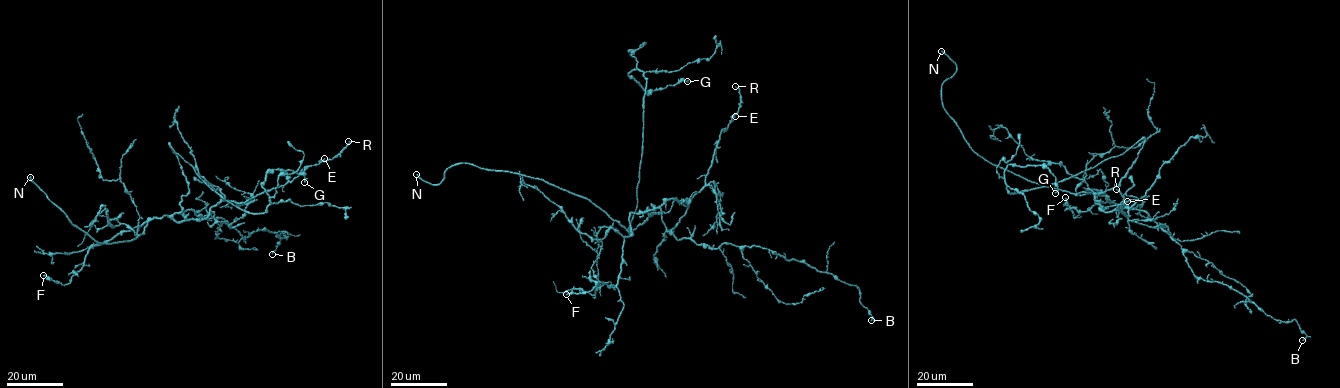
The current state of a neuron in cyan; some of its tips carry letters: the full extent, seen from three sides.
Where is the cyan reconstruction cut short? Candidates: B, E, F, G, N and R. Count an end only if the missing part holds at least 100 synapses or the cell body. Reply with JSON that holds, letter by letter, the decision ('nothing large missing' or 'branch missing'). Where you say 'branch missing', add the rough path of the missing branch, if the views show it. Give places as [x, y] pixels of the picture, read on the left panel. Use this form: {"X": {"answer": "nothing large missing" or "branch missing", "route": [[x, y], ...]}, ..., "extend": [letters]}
{"B": {"answer": "nothing large missing"}, "E": {"answer": "nothing large missing"}, "F": {"answer": "nothing large missing"}, "G": {"answer": "nothing large missing"}, "N": {"answer": "branch missing"}, "R": {"answer": "nothing large missing"}, "extend": ["N"]}

